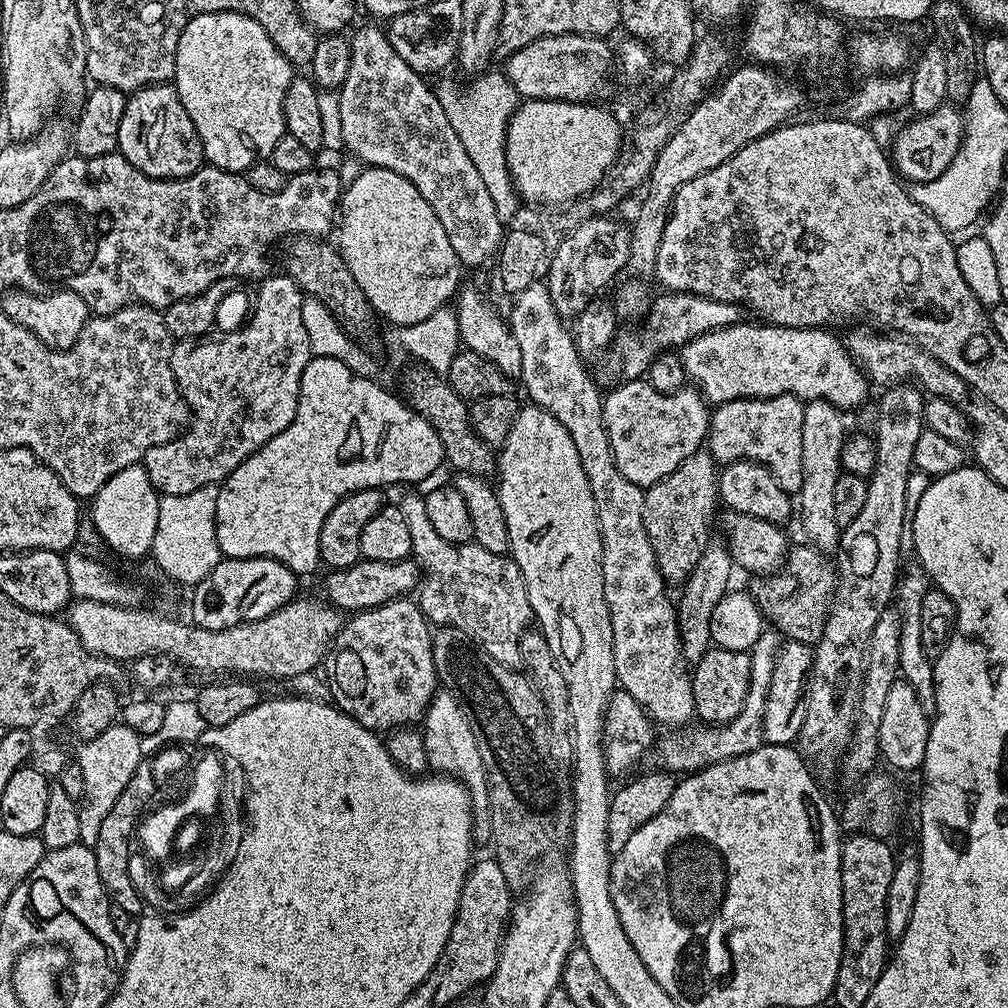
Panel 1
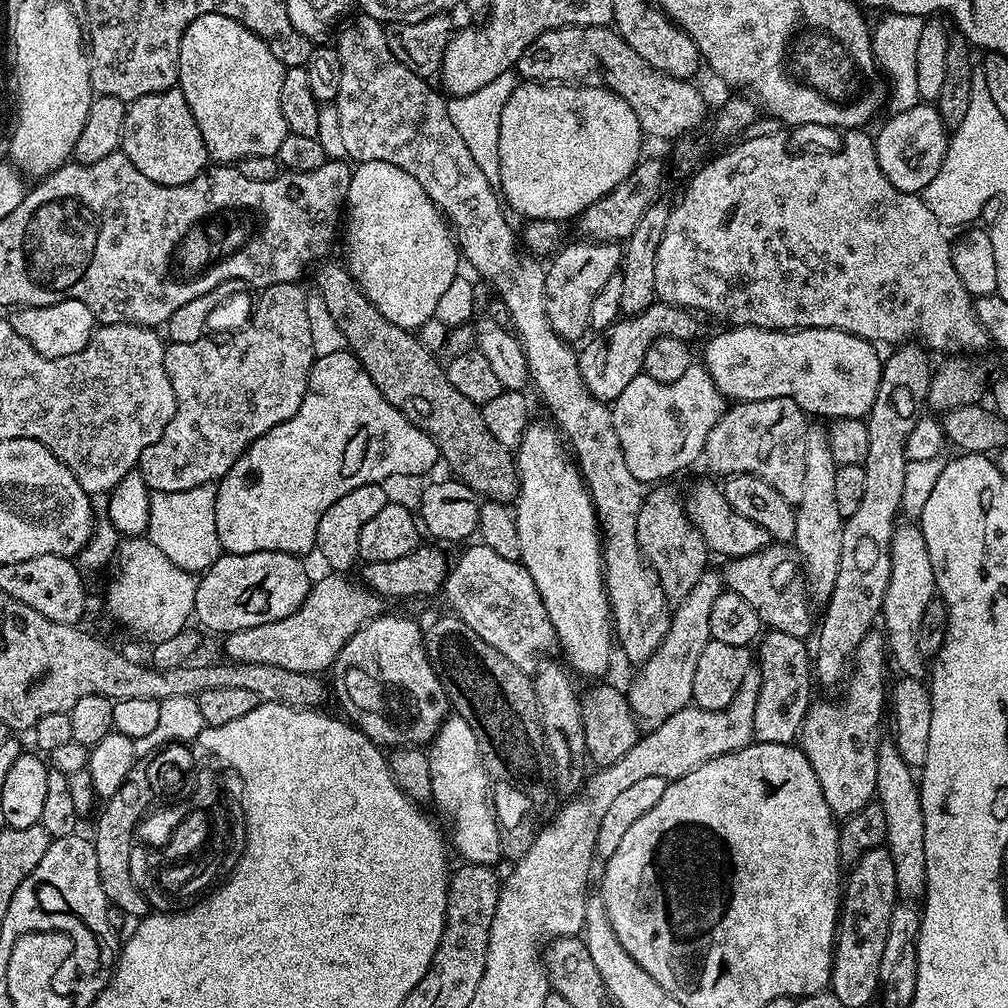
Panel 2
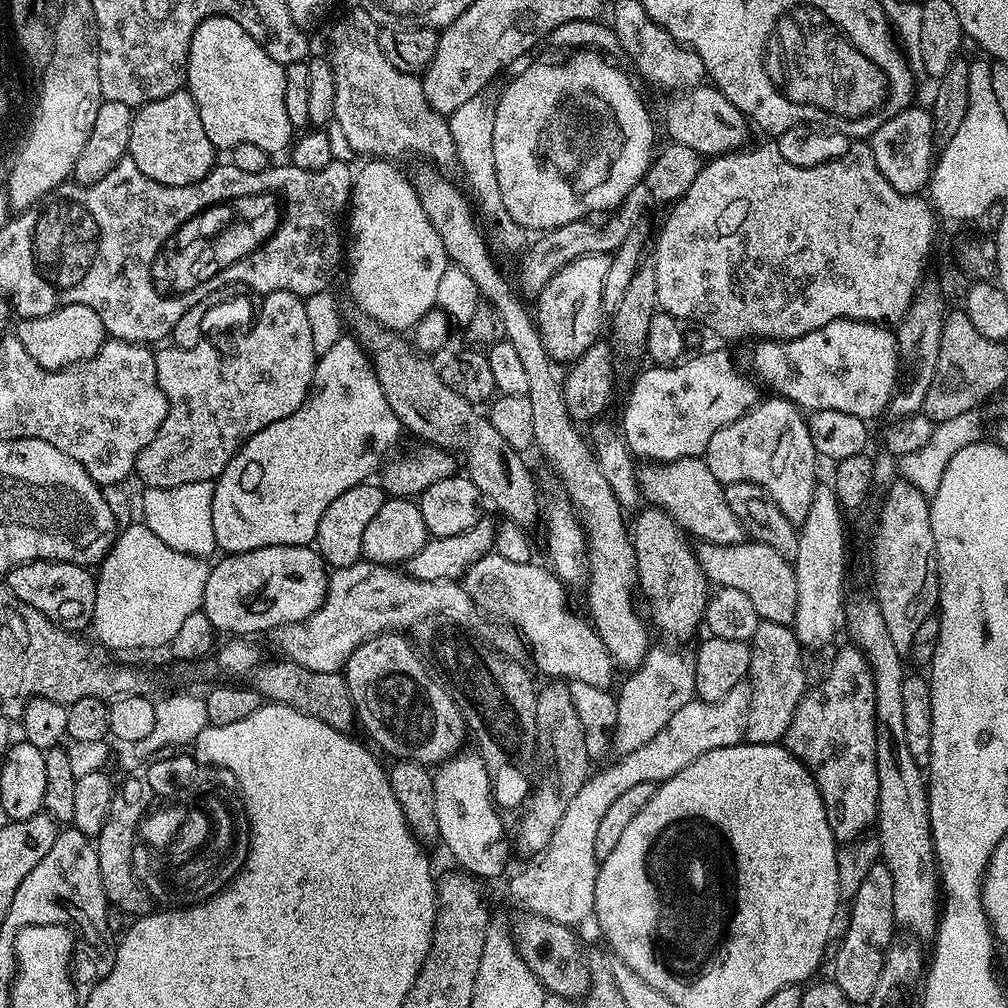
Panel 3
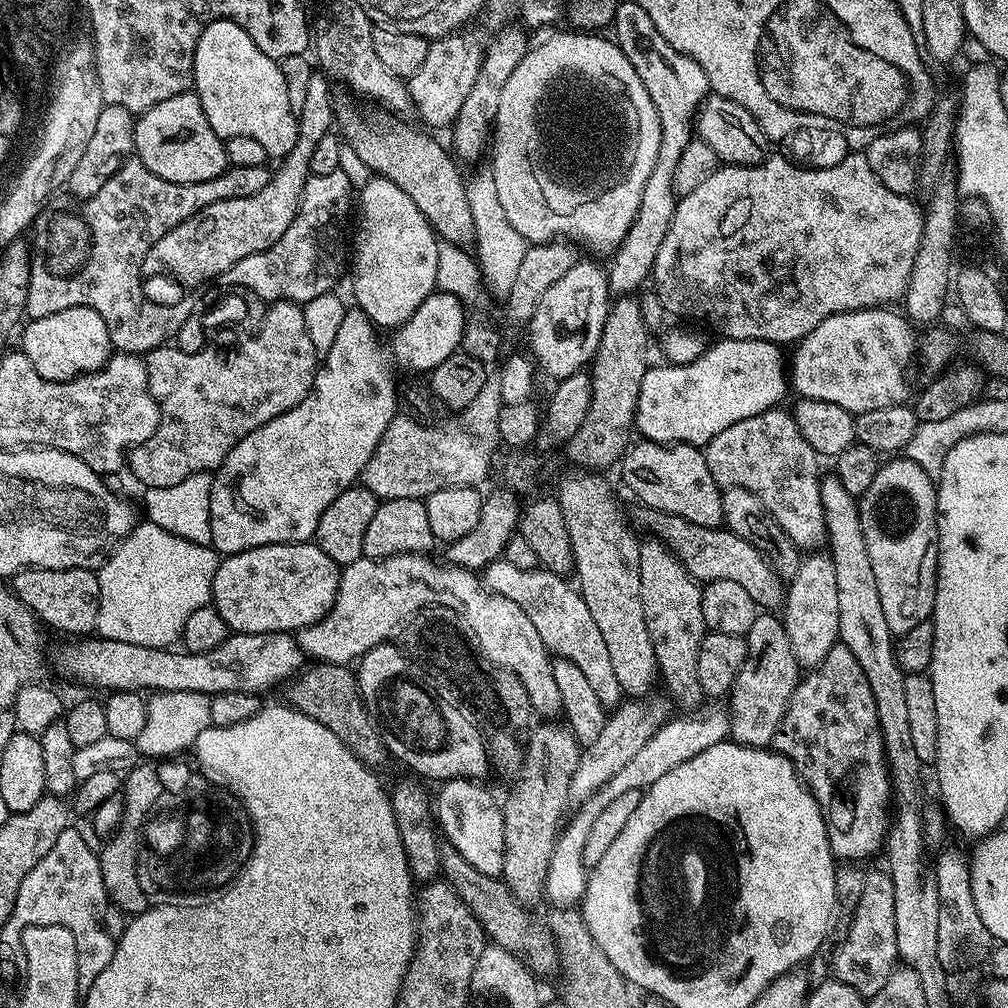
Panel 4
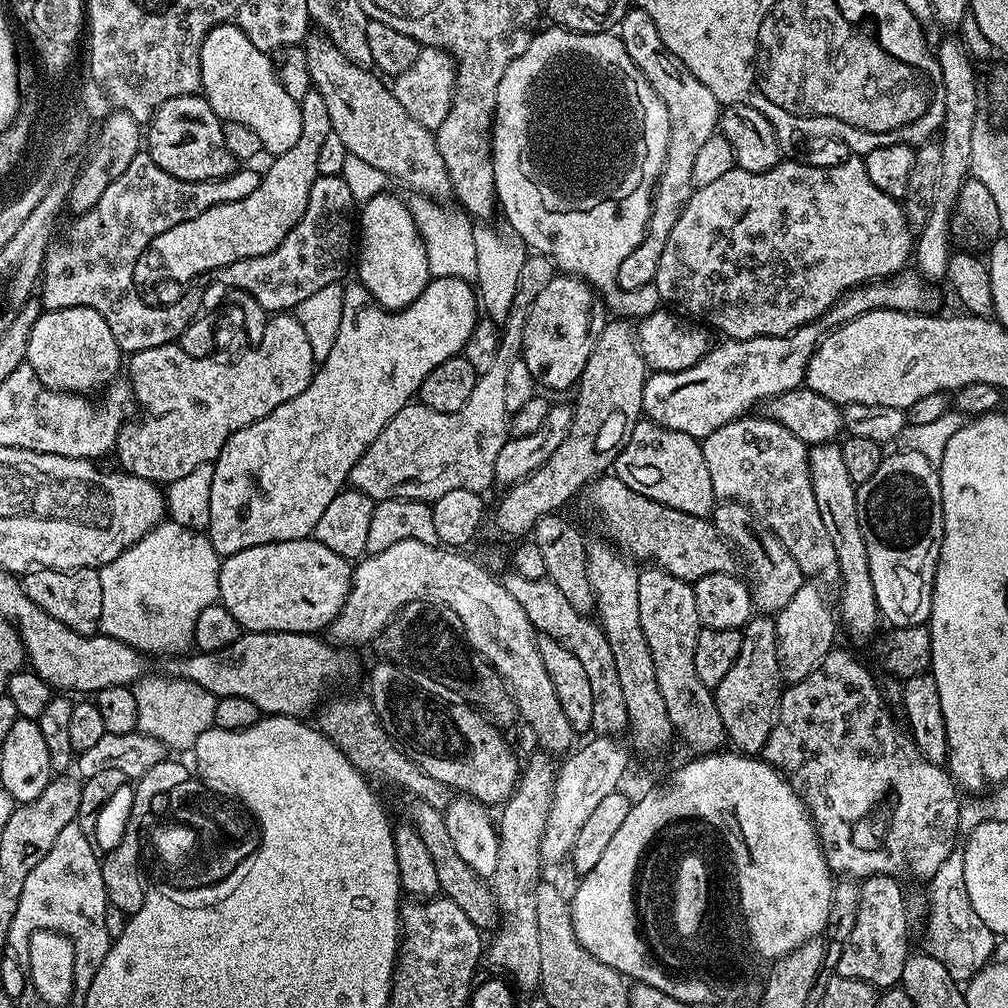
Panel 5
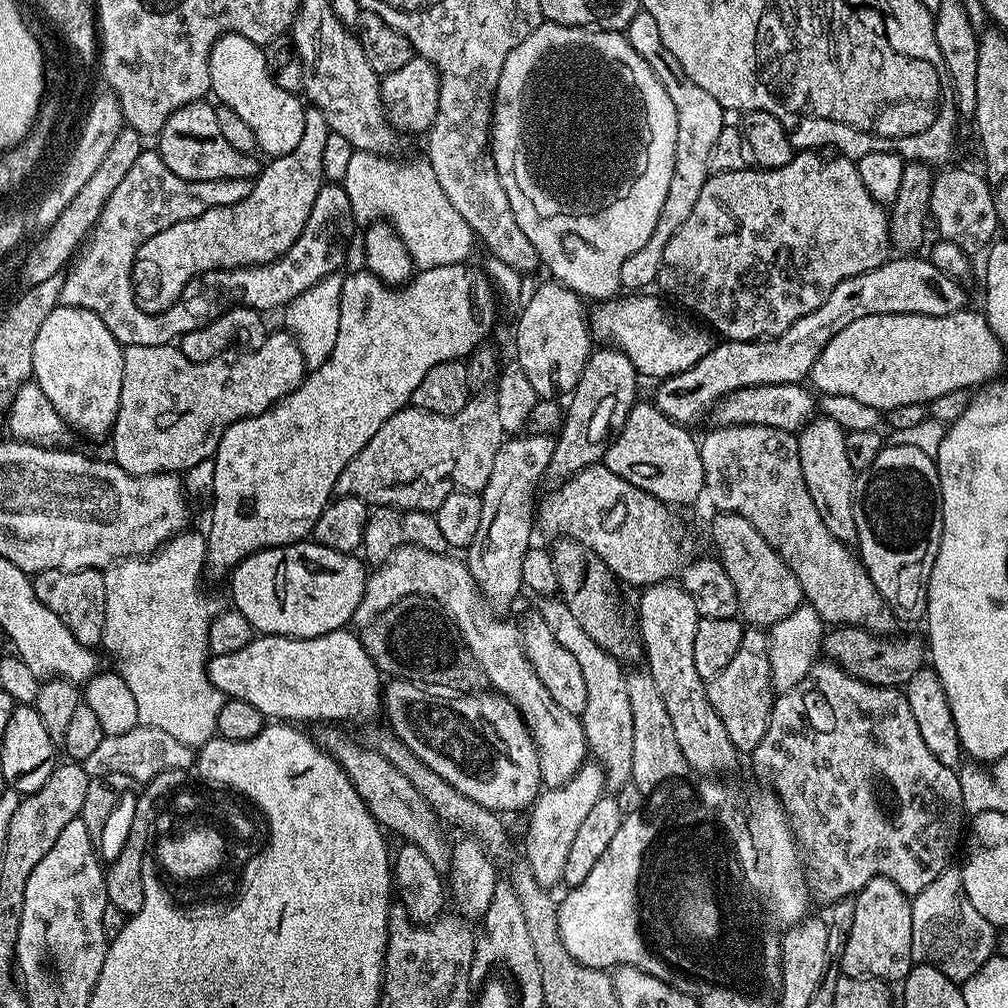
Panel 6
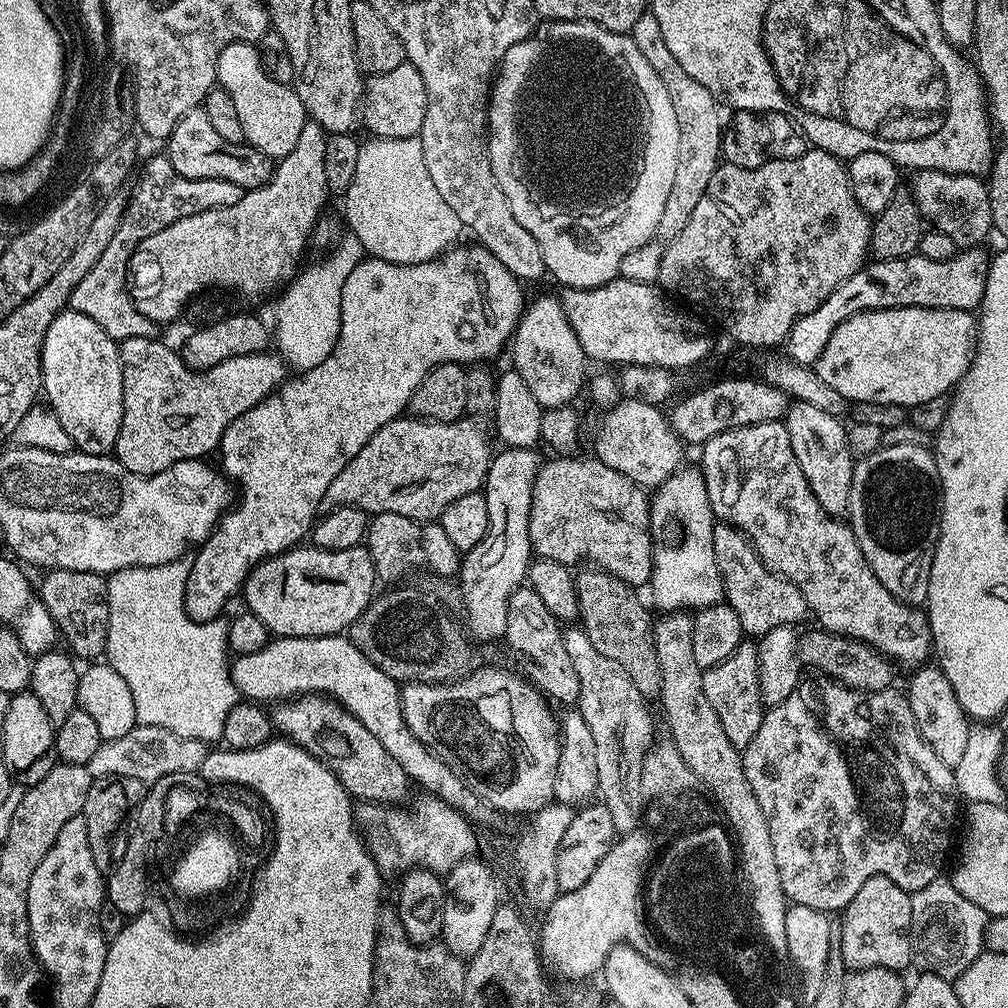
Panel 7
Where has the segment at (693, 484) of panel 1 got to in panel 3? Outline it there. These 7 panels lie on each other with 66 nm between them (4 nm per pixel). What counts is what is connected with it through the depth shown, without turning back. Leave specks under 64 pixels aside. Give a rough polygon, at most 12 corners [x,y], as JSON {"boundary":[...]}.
{"boundary":[[669,512],[630,524],[657,630],[684,636],[708,607],[693,541]]}

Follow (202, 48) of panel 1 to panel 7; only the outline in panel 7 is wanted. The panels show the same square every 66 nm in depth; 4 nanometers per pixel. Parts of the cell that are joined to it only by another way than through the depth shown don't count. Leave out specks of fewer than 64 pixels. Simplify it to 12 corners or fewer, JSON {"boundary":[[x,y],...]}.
{"boundary":[[228,44],[216,79],[242,134],[276,158],[306,119],[295,88],[264,73],[256,44]]}

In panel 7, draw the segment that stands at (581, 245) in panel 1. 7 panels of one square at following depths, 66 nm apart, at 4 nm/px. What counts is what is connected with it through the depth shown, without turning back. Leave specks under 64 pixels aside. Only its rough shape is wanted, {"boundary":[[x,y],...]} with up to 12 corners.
{"boundary":[[559,299],[525,307],[511,367],[543,409],[572,404],[586,353]]}

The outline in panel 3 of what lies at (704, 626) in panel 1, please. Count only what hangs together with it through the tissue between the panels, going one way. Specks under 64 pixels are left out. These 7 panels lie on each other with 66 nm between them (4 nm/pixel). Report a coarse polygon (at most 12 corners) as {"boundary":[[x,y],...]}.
{"boundary":[[649,647],[616,698],[613,749],[646,746],[696,696],[696,653]]}

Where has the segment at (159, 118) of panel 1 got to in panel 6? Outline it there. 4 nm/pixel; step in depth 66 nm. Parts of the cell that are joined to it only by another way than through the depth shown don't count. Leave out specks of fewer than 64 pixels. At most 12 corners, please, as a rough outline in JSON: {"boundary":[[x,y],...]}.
{"boundary":[[204,100],[162,126],[162,162],[187,180],[252,180],[261,161],[234,150]]}

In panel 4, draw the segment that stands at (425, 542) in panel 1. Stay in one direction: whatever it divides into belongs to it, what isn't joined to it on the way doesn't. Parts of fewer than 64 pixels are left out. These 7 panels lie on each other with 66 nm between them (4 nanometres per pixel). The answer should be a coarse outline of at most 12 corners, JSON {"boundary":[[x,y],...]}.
{"boundary":[[483,569],[518,602],[553,657],[586,674],[605,710],[621,703],[606,641],[558,572]]}

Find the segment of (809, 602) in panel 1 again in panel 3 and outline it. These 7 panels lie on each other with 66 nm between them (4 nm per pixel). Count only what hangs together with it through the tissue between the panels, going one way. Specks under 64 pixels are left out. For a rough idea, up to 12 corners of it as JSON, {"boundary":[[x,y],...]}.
{"boundary":[[695,545],[709,585],[741,592],[761,620],[791,625],[793,561],[774,546]]}

